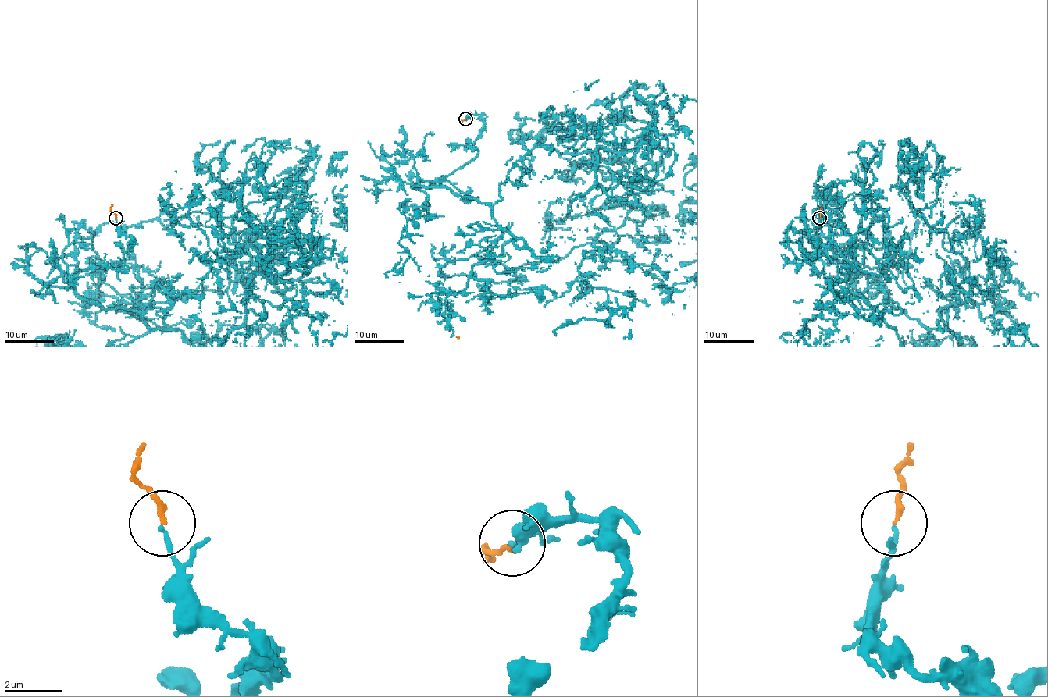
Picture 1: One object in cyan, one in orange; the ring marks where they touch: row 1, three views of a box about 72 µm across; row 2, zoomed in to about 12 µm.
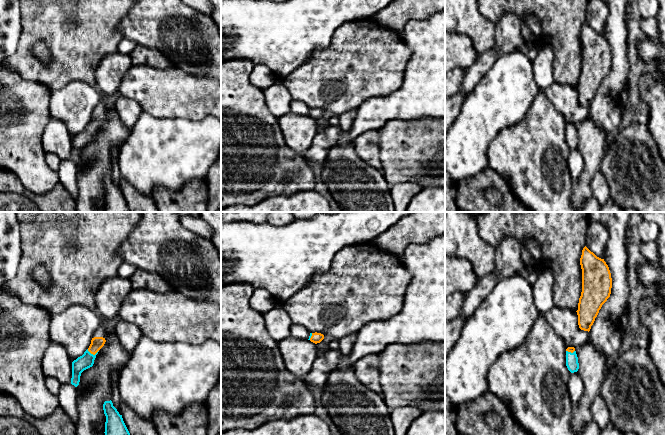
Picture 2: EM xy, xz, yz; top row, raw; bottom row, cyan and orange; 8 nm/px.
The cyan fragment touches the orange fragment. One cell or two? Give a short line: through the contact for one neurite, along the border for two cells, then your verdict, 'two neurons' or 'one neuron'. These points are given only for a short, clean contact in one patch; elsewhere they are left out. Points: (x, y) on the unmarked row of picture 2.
two neurons

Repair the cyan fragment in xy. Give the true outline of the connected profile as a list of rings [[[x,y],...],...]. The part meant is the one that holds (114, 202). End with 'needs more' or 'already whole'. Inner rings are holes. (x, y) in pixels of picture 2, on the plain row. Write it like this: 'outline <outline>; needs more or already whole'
outline [[[105,177],[103,180],[105,198],[105,212],[130,212],[130,209],[123,197],[122,191],[113,182],[112,177]]]; already whole

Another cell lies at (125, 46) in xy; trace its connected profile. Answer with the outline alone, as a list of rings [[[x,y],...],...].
[[[122,38],[118,45],[118,52],[121,54],[129,54],[135,47],[136,43],[127,38]]]

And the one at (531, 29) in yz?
[[[533,15],[519,17],[521,34],[525,42],[536,42],[542,32],[540,22]]]

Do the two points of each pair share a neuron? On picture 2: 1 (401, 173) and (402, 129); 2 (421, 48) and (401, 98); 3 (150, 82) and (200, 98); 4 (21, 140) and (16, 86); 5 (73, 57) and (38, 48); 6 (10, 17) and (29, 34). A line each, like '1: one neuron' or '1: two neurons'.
1: one neuron
2: one neuron
3: one neuron
4: one neuron
5: two neurons
6: two neurons

